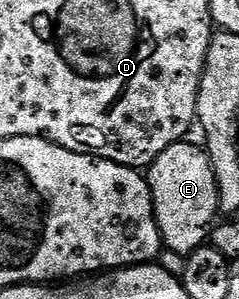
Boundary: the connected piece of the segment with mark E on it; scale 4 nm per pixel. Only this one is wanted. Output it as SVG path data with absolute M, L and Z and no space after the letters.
M185 139L166 147L166 151L162 151L162 155L158 155L158 159L154 159L154 163L146 169L163 244L181 255L193 253L209 240L220 208L214 167L210 167L207 152L199 144L191 145L190 142Z

